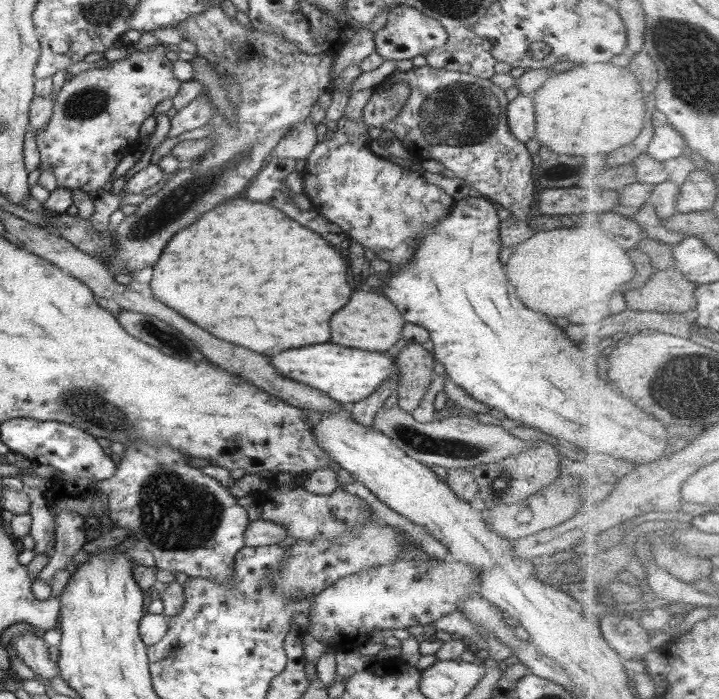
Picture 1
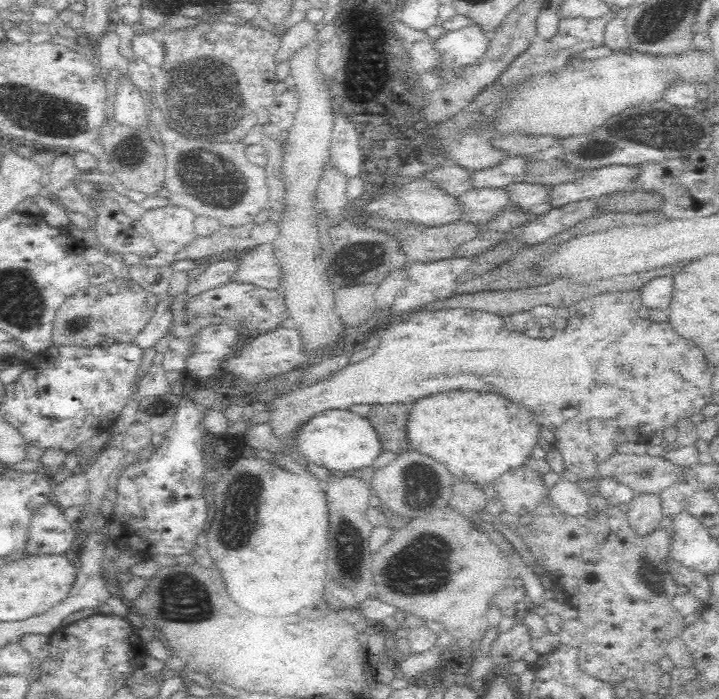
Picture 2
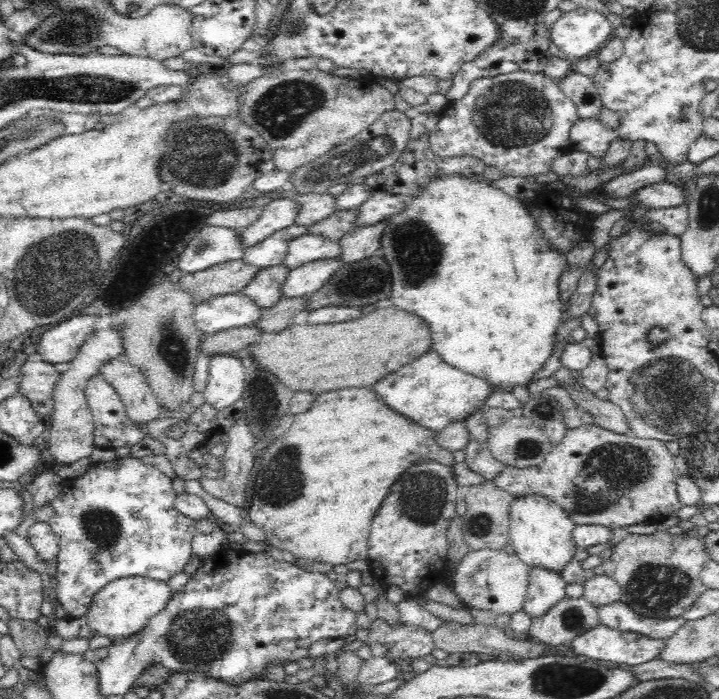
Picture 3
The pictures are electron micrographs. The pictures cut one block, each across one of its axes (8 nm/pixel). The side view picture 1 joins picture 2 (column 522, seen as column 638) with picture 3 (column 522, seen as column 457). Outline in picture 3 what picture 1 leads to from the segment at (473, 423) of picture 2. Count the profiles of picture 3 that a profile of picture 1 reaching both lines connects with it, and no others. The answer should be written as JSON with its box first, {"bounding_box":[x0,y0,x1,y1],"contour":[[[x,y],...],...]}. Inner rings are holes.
{"bounding_box":[373,174,567,391],"contour":[[[458,174],[451,175],[436,175],[435,177],[430,177],[429,181],[422,185],[422,190],[416,194],[416,196],[411,196],[410,200],[406,202],[406,208],[402,210],[402,212],[398,212],[398,214],[388,215],[386,220],[382,222],[386,223],[386,230],[384,230],[384,234],[382,234],[382,244],[378,247],[378,250],[374,252],[373,256],[382,257],[384,261],[388,263],[390,280],[392,281],[391,293],[389,296],[390,302],[400,310],[405,310],[406,312],[411,312],[414,316],[421,318],[429,327],[430,333],[432,334],[432,349],[444,359],[446,364],[453,366],[454,368],[458,368],[458,370],[464,371],[465,373],[470,373],[471,375],[477,376],[481,379],[486,379],[488,383],[495,386],[495,390],[504,390],[511,391],[516,385],[528,385],[529,380],[533,377],[535,372],[539,371],[539,368],[542,368],[542,365],[550,358],[550,355],[553,352],[553,348],[555,346],[555,333],[556,329],[560,324],[564,321],[564,306],[562,306],[562,297],[560,297],[560,289],[559,284],[562,277],[562,272],[567,268],[567,256],[566,254],[560,254],[553,250],[552,245],[546,243],[544,241],[544,235],[542,235],[542,231],[538,229],[538,221],[530,215],[530,206],[529,200],[518,200],[518,198],[511,198],[508,194],[502,192],[498,188],[494,188],[491,184],[487,183],[484,180],[476,179],[474,176],[465,177]]]}

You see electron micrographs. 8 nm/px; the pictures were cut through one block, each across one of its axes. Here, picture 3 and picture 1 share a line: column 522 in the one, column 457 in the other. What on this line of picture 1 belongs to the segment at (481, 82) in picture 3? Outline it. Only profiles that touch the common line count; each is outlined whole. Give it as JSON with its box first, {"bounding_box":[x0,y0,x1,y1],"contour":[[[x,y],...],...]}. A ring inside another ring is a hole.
{"bounding_box":[383,65,536,247],"contour":[[[428,65],[422,67],[412,67],[408,71],[400,71],[396,69],[392,74],[385,78],[386,82],[408,82],[410,84],[410,97],[404,103],[402,110],[399,112],[399,115],[394,120],[389,120],[383,124],[383,130],[390,131],[395,134],[396,138],[400,140],[402,144],[406,147],[406,150],[409,150],[414,156],[422,158],[425,160],[434,158],[438,162],[442,163],[444,168],[452,170],[454,176],[461,178],[468,182],[469,187],[472,189],[473,193],[486,199],[494,200],[496,204],[500,204],[504,209],[512,213],[512,218],[507,221],[502,221],[500,224],[500,245],[503,247],[514,247],[515,245],[521,244],[526,240],[530,239],[530,236],[534,234],[534,230],[528,226],[528,214],[534,206],[534,193],[536,192],[536,182],[534,182],[533,172],[534,168],[532,167],[532,157],[530,152],[526,149],[524,142],[520,142],[517,138],[514,138],[512,132],[508,128],[507,116],[506,116],[506,107],[509,103],[508,98],[505,95],[505,90],[498,88],[493,82],[490,82],[490,79],[483,79],[478,76],[474,76],[465,72],[456,72],[456,71],[447,71],[439,68],[432,68]]]}

